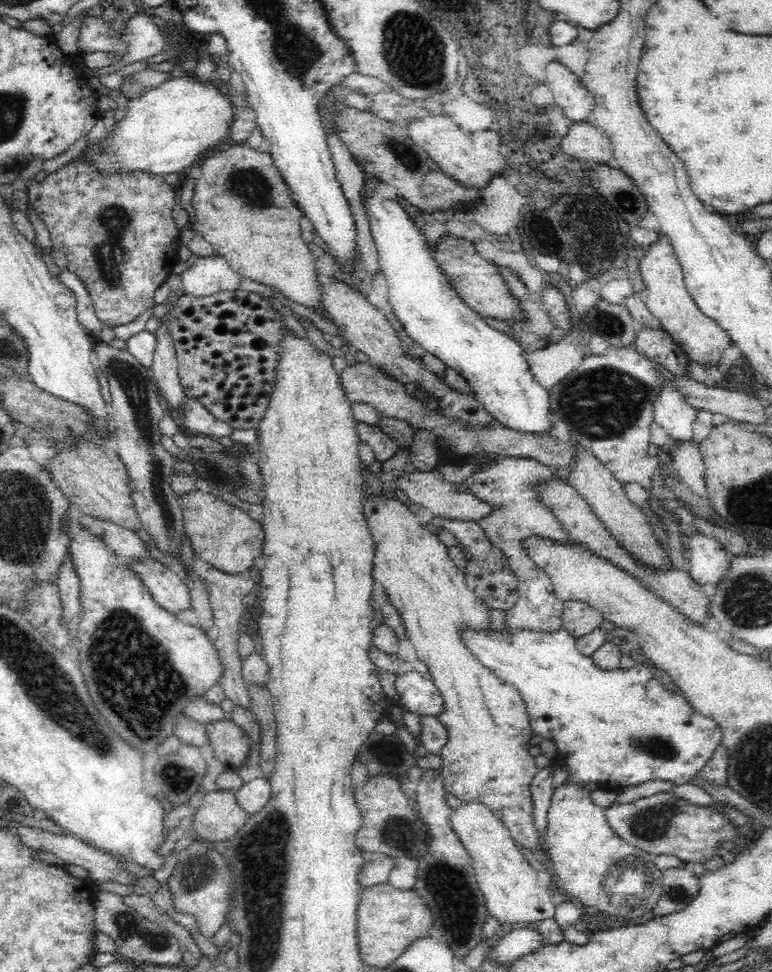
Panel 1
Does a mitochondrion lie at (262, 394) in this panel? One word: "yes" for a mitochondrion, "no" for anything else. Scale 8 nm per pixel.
no

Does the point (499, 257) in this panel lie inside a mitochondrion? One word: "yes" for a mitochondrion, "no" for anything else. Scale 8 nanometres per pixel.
no

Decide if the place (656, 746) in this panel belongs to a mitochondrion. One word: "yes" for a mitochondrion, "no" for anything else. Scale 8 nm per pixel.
yes

